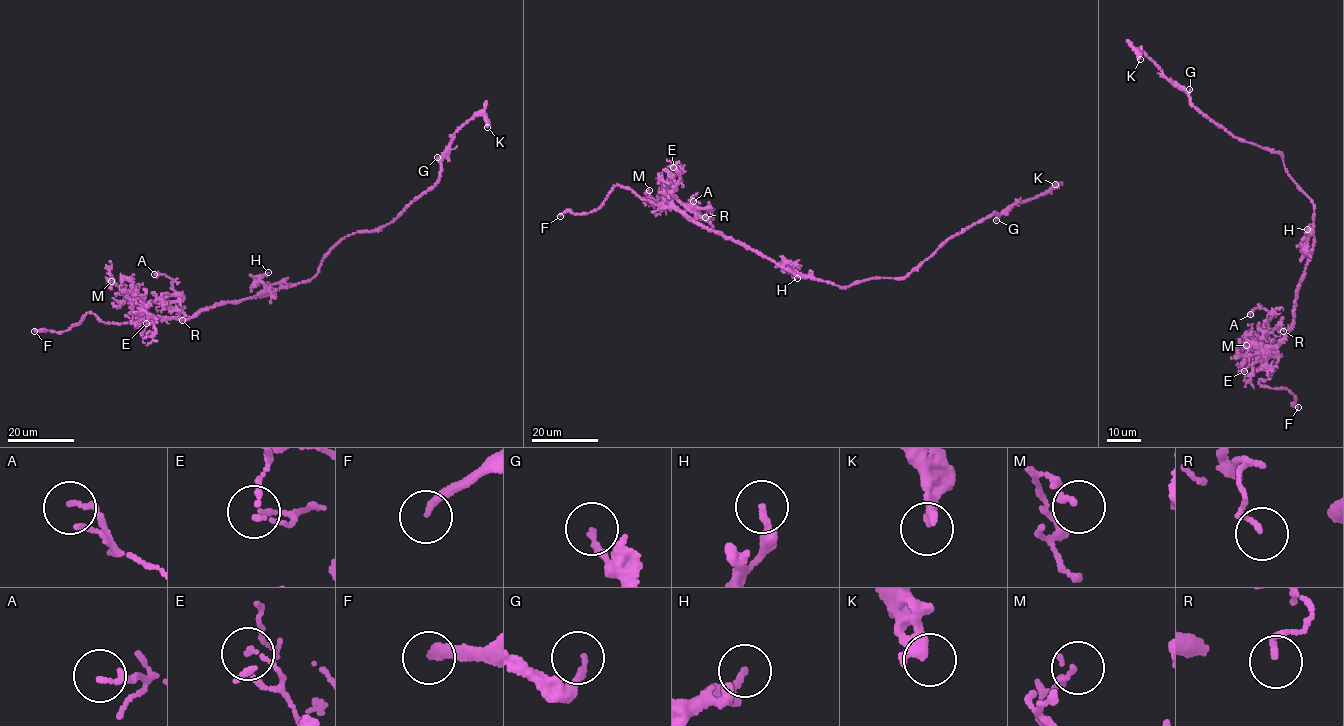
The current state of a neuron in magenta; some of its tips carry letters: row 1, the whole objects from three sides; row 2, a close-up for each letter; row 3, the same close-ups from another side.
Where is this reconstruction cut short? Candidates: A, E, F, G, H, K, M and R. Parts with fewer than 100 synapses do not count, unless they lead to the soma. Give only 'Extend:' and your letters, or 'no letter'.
Extend: F

